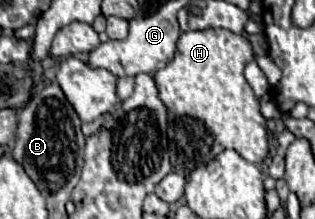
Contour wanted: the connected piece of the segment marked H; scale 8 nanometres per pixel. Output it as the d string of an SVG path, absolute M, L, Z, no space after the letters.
M204 29L204 31L182 33L178 39L174 59L164 69L154 73L160 99L168 109L170 163L178 173L180 171L186 173L214 159L224 149L234 149L240 157L256 165L266 157L268 153L266 119L260 115L260 103L242 75L244 65L250 63L252 59L254 59L254 53L246 37L230 33L228 29Z

